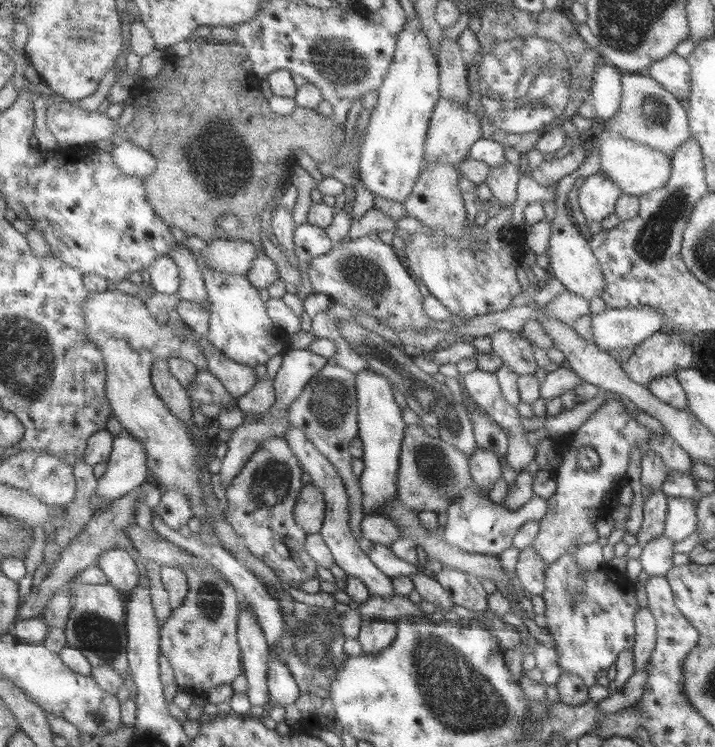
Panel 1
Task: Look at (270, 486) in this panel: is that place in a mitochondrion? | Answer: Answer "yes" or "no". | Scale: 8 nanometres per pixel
yes

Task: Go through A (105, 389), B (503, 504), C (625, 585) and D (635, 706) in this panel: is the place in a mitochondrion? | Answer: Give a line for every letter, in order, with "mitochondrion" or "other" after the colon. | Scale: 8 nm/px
A: other
B: other
C: other
D: other

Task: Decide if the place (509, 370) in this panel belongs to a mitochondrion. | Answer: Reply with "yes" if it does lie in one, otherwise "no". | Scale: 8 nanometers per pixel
no

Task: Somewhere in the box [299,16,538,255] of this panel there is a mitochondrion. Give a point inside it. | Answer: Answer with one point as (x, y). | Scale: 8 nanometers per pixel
(338, 60)

